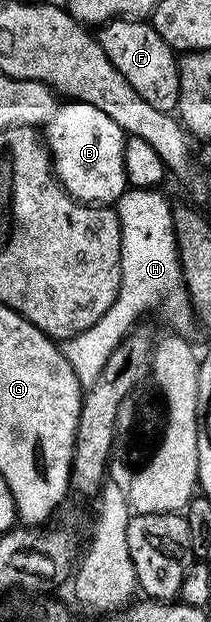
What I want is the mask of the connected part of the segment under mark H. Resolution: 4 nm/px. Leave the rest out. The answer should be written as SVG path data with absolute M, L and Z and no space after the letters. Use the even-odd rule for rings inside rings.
M129 189L118 200L118 214L120 217L120 295L106 309L106 313L90 329L78 333L73 339L65 339L62 350L66 361L70 361L70 369L78 377L81 388L86 389L98 381L110 353L118 349L118 345L133 334L132 326L143 317L147 311L156 311L168 323L173 323L173 328L184 329L188 318L193 318L194 312L190 306L189 294L185 288L184 278L181 275L179 253L176 250L175 229L172 228L172 219L169 201L160 196L156 189Z

